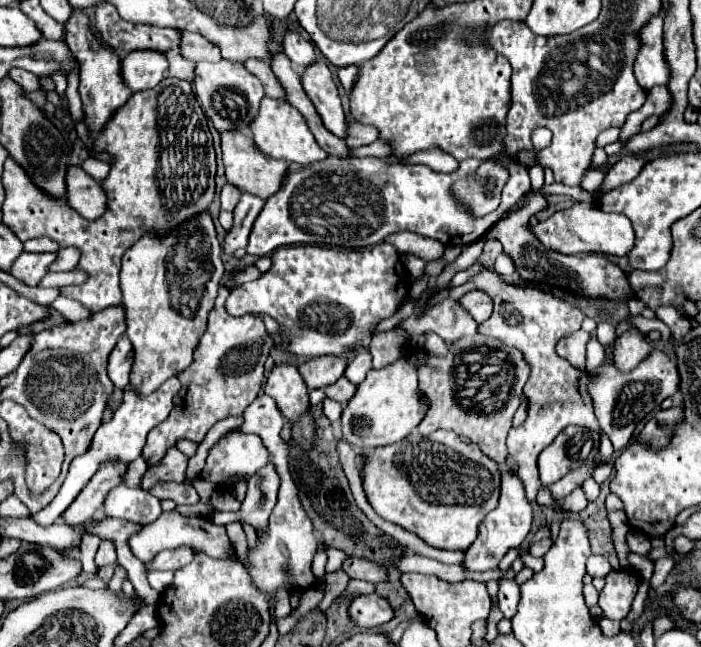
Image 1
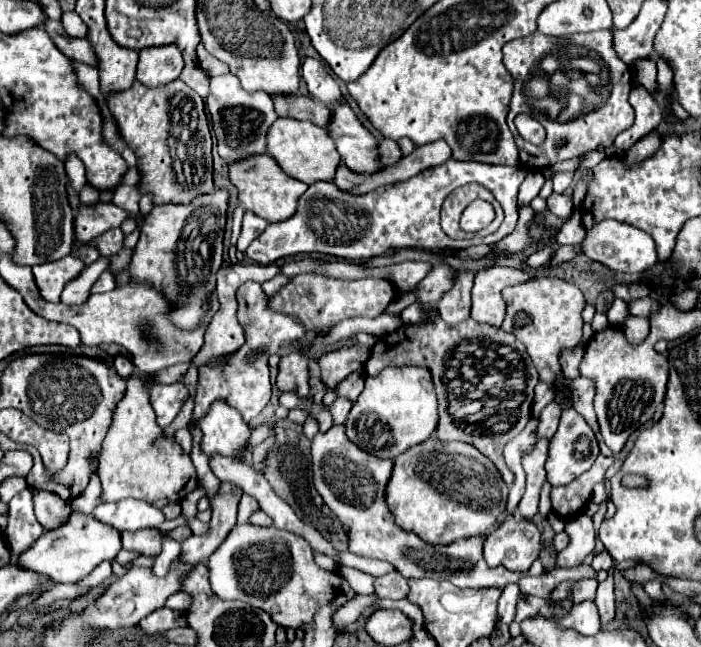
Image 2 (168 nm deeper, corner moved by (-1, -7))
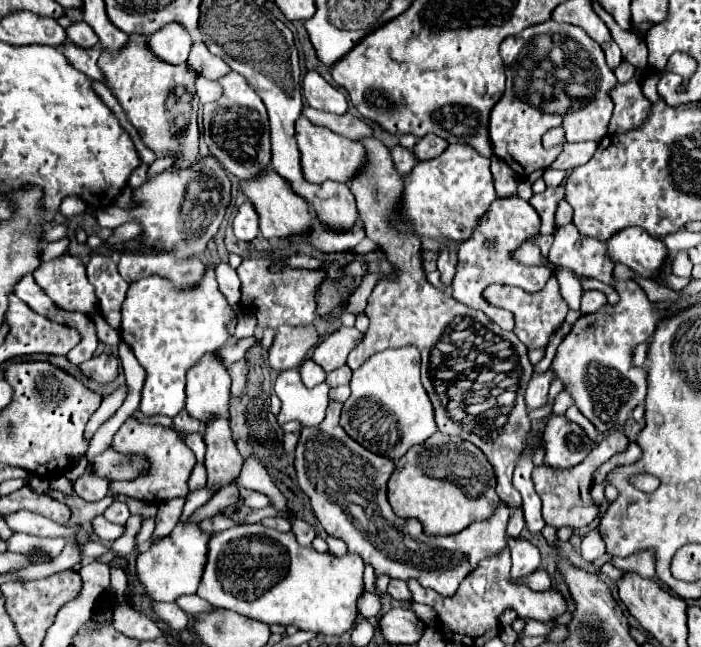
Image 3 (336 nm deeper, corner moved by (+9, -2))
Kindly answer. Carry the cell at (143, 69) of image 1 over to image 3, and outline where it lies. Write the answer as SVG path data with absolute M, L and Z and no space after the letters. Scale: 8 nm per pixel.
M167 24L149 36L149 48L169 64L185 64L191 46L193 38L181 24Z

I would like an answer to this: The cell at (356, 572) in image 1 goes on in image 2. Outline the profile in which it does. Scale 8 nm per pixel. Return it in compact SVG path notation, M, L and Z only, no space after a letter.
M387 573L375 579L375 593L387 599L403 599L407 595L407 579L401 573Z

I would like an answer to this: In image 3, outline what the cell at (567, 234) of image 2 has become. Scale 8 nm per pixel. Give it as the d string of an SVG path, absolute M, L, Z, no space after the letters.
M509 196L509 198L497 198L489 206L489 212L485 212L485 216L479 220L477 228L473 228L473 236L459 244L459 262L457 262L457 272L451 284L453 296L459 302L485 312L503 330L513 330L513 314L507 310L489 306L483 298L485 286L511 284L511 286L521 286L525 292L539 292L547 284L547 280L553 276L553 270L549 266L525 266L513 258L513 252L527 240L533 240L535 246L539 246L541 256L545 260L549 258L553 236L539 234L539 216L529 202L521 200L519 196Z

